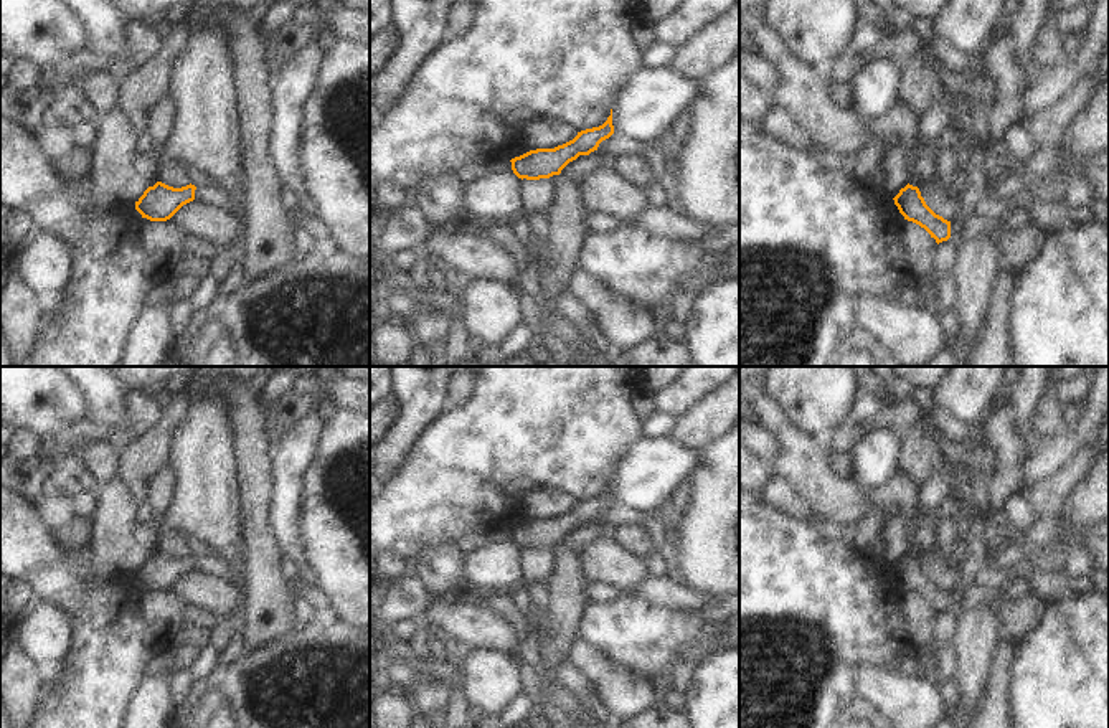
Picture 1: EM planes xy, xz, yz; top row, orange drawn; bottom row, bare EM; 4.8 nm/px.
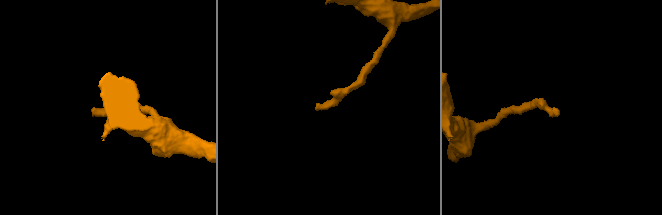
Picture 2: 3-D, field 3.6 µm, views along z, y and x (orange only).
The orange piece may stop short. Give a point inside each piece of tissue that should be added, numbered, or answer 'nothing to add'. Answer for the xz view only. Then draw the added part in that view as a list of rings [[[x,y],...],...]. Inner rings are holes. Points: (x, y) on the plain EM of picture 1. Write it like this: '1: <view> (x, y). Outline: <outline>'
nothing to add

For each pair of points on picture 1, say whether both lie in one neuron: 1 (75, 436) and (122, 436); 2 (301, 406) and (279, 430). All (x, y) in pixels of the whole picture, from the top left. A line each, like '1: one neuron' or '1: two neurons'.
1: one neuron
2: one neuron

